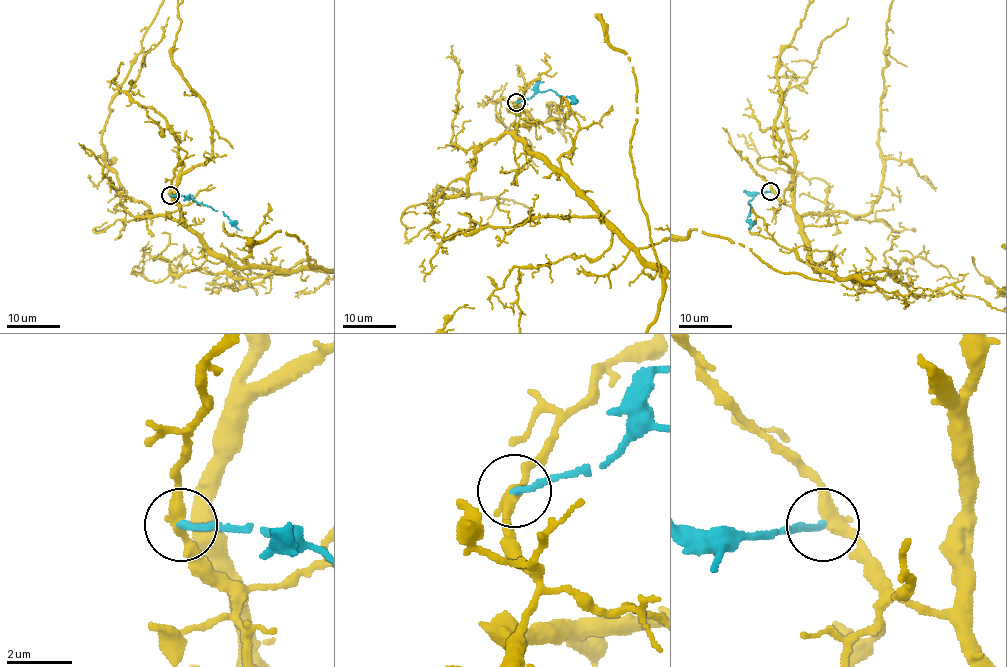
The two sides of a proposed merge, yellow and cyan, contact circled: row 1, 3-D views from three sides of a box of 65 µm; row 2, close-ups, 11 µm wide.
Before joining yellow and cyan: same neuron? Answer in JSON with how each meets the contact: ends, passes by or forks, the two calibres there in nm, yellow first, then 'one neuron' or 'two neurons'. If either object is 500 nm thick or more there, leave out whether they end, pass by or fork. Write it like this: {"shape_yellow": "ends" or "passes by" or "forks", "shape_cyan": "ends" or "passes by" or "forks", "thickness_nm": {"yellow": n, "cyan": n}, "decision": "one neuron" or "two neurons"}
{"shape_yellow": "passes by", "shape_cyan": "ends", "thickness_nm": {"yellow": 360, "cyan": 200}, "decision": "two neurons"}

